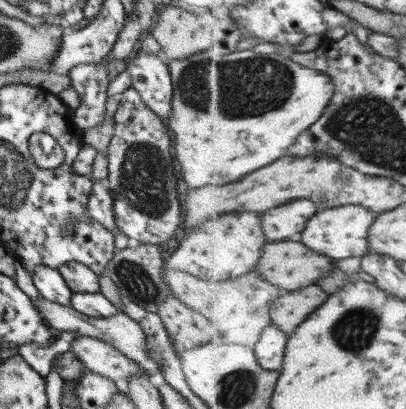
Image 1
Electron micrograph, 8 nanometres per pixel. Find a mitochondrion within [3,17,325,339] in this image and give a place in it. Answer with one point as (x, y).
(236, 89)

